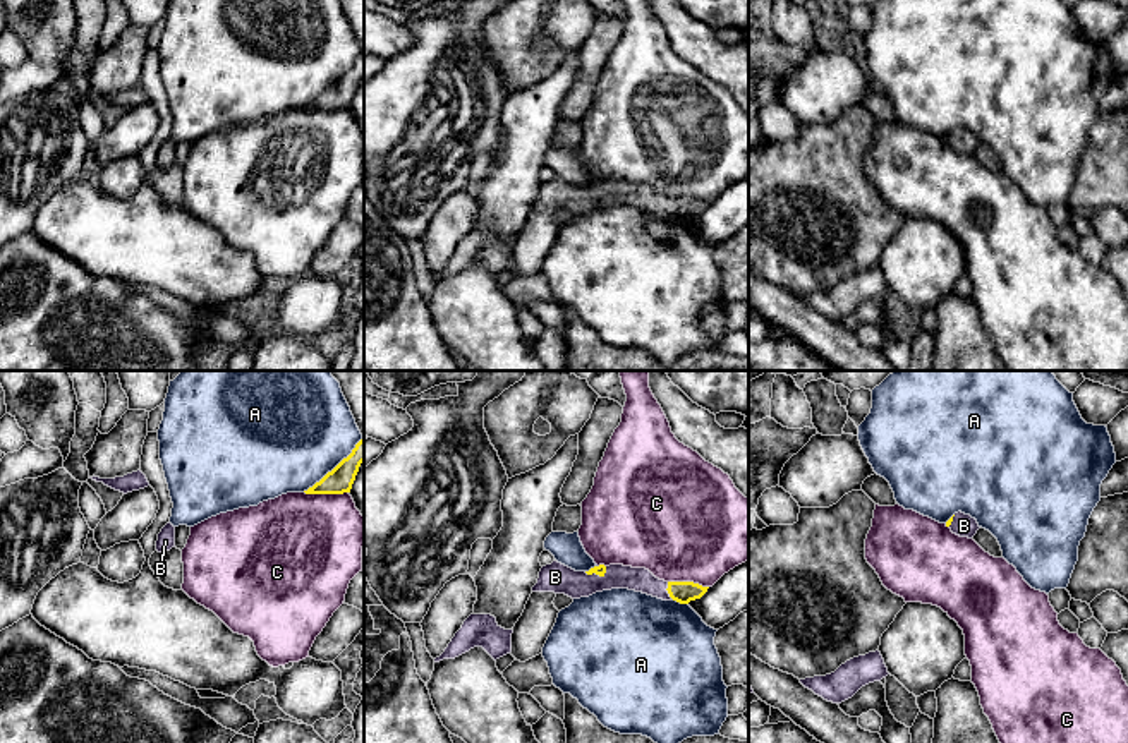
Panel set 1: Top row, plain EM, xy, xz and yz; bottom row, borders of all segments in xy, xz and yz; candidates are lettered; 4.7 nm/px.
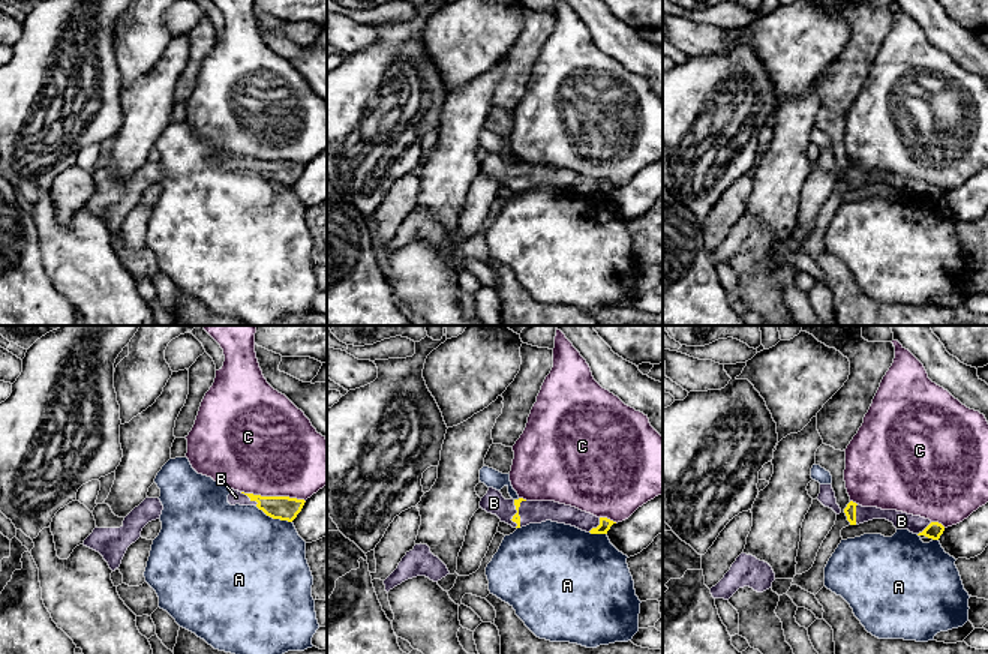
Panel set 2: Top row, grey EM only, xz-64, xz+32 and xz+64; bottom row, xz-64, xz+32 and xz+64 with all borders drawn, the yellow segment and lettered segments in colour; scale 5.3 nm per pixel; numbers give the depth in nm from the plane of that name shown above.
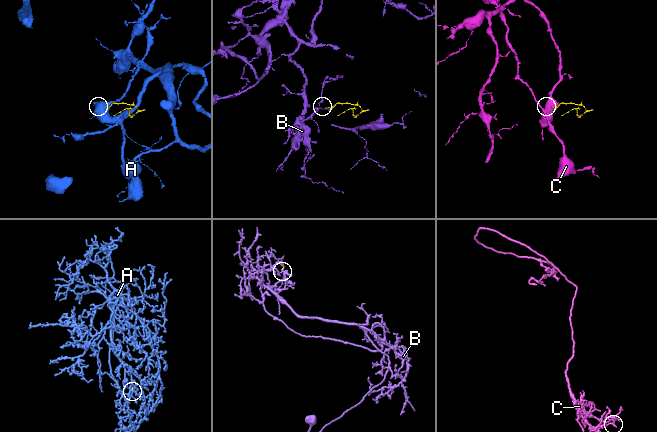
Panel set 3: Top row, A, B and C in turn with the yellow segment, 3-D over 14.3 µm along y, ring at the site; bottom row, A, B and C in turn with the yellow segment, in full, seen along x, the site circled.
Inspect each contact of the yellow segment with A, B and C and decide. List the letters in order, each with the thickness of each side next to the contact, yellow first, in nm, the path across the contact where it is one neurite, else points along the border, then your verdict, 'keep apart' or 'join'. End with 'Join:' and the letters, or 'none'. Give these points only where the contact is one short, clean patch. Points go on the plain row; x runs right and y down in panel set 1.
A: 120/480 nm | keep apart
B: 100/110 nm | join
C: 120/460 nm | keep apart
Join: B

